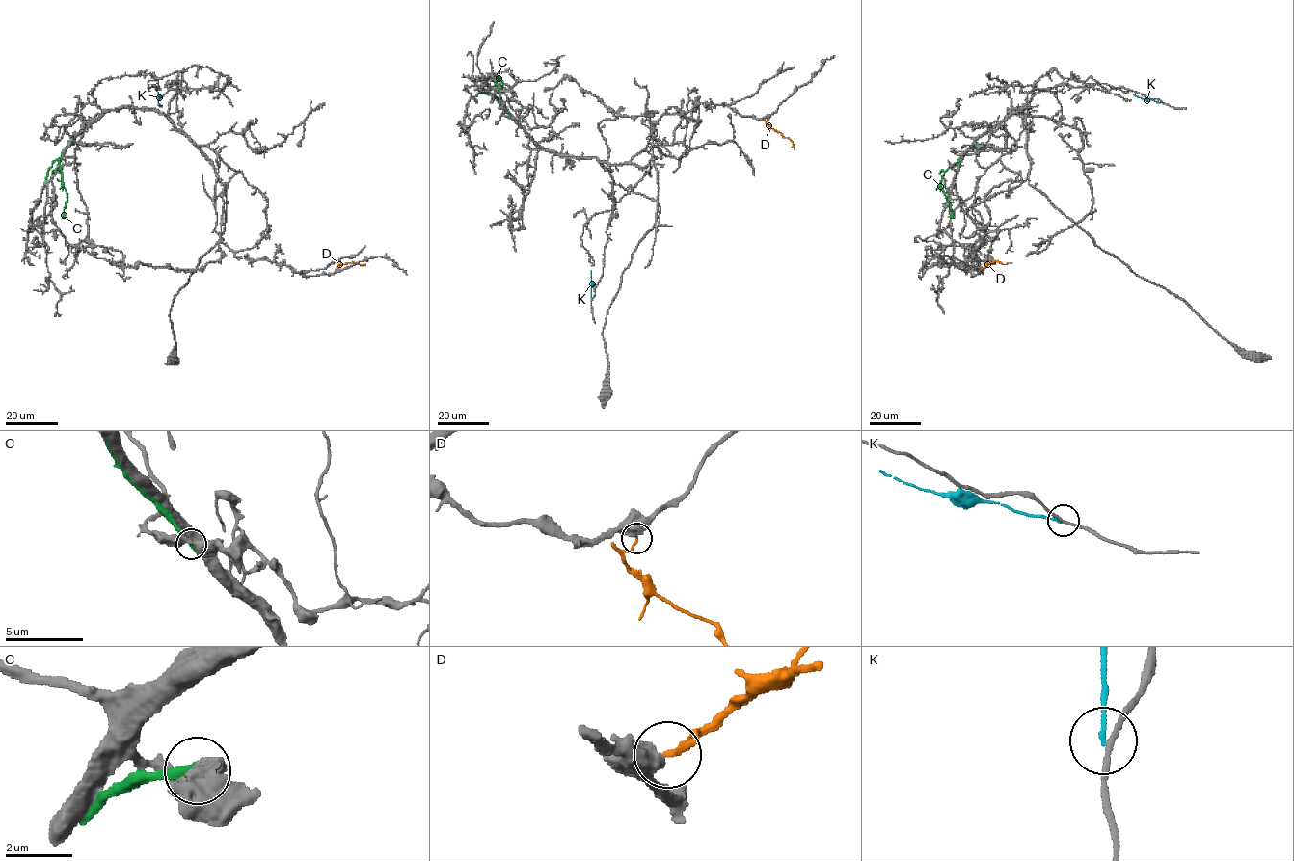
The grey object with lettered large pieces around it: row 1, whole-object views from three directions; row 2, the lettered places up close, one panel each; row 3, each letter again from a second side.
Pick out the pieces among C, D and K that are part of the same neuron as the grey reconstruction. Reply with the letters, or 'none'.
none

